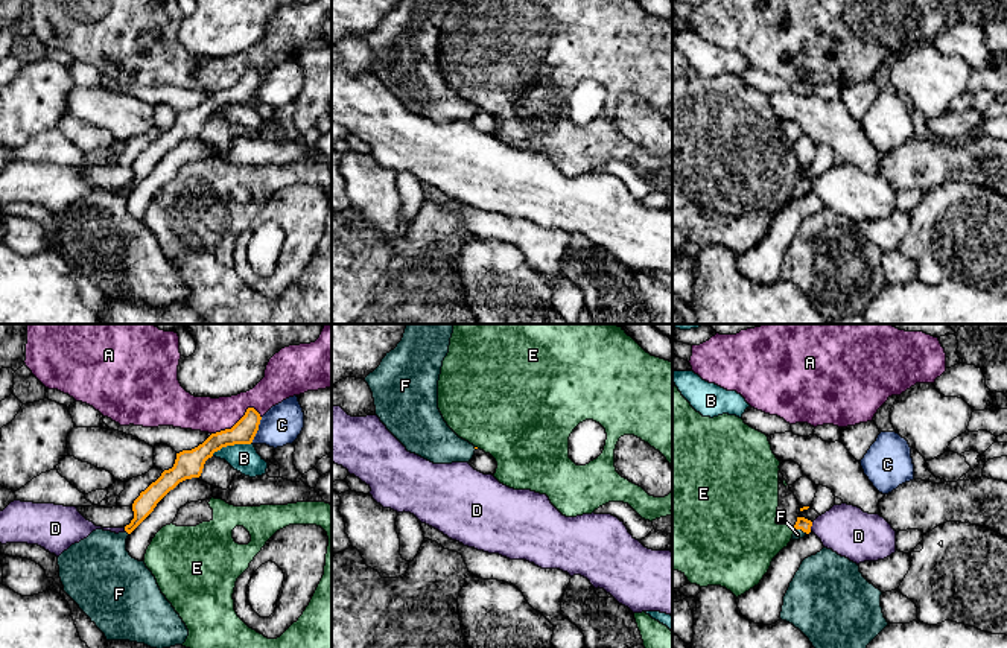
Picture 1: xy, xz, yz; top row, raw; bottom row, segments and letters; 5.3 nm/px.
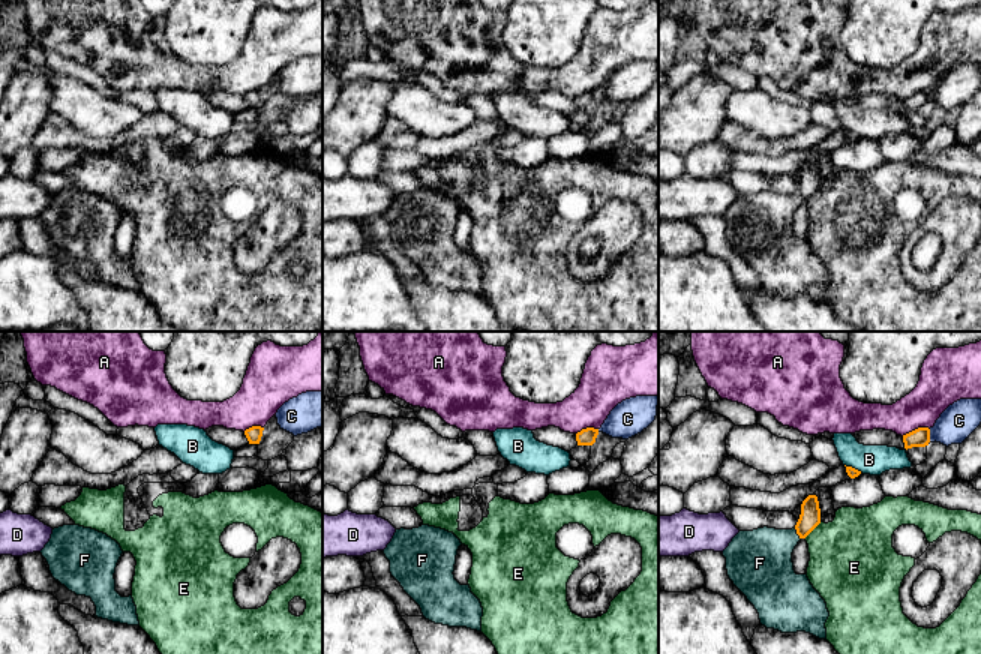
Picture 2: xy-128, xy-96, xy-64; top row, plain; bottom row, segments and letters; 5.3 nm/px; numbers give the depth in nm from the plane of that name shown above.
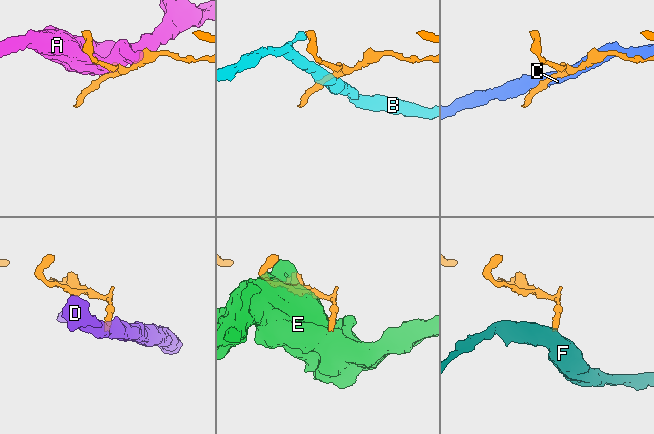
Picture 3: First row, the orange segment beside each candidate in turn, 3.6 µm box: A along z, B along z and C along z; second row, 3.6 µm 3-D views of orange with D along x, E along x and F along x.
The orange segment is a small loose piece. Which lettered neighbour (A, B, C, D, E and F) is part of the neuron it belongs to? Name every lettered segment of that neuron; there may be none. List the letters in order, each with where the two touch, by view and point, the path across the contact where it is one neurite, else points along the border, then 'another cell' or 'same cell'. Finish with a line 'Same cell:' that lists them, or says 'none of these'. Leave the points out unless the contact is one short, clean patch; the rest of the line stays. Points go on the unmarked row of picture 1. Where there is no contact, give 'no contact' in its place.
A: xy (238, 81) | another cell
B: xy (231, 104) | along xy (251, 101), (222, 105), (212, 114) | another cell
C: xy (257, 88) | along xy (262, 76), (251, 101) | another cell
D: yz (811, 184) | along yz (813, 181), (810, 189) | another cell
E: yz (793, 186) | another cell
F: yz (800, 187) | across yz (802, 183), (800, 187), (797, 193) | same cell
Same cell: F

